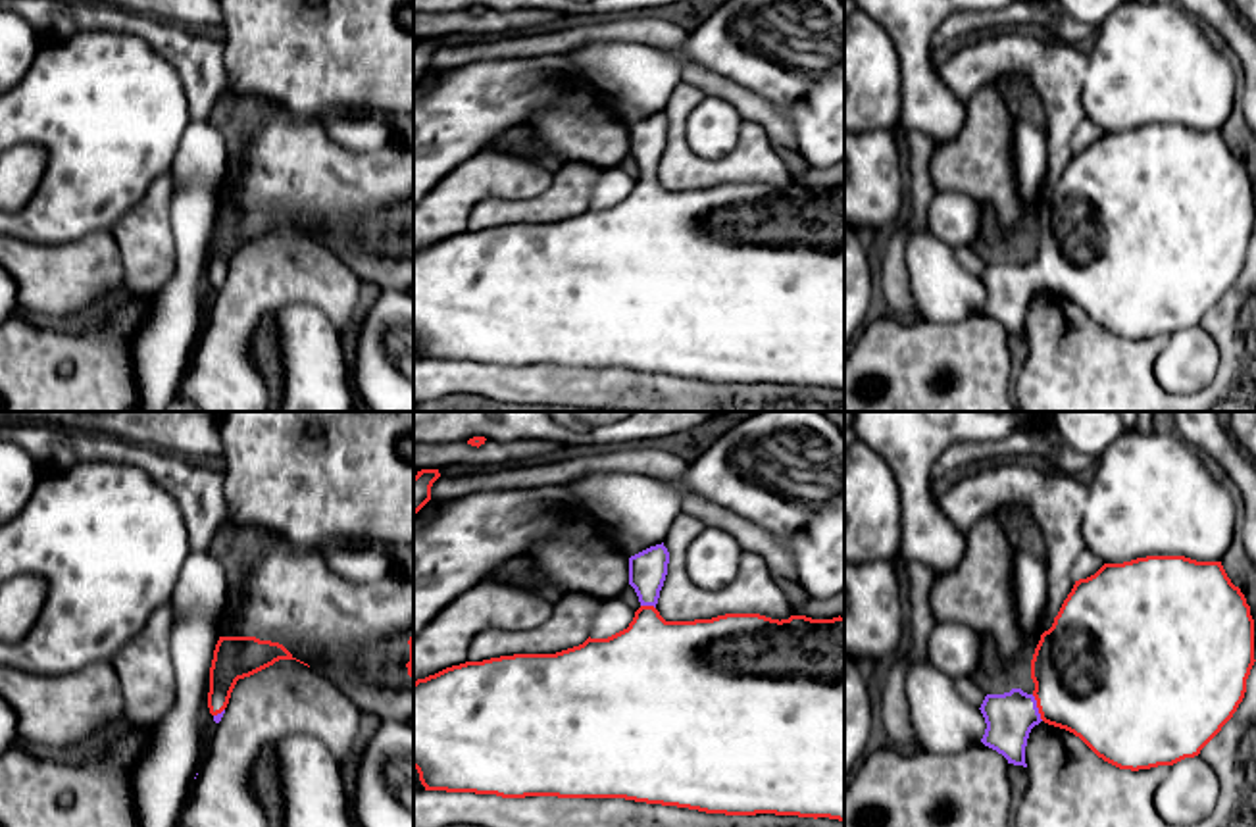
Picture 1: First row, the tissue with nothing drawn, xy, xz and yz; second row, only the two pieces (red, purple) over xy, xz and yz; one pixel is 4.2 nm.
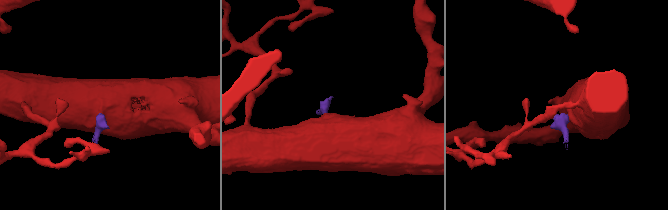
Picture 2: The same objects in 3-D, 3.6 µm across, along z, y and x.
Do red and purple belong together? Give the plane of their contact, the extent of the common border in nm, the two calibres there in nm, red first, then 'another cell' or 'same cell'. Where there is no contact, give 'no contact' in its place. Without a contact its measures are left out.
contact in yz; length 120 nm; calibres 460 and 200 nm; same cell

